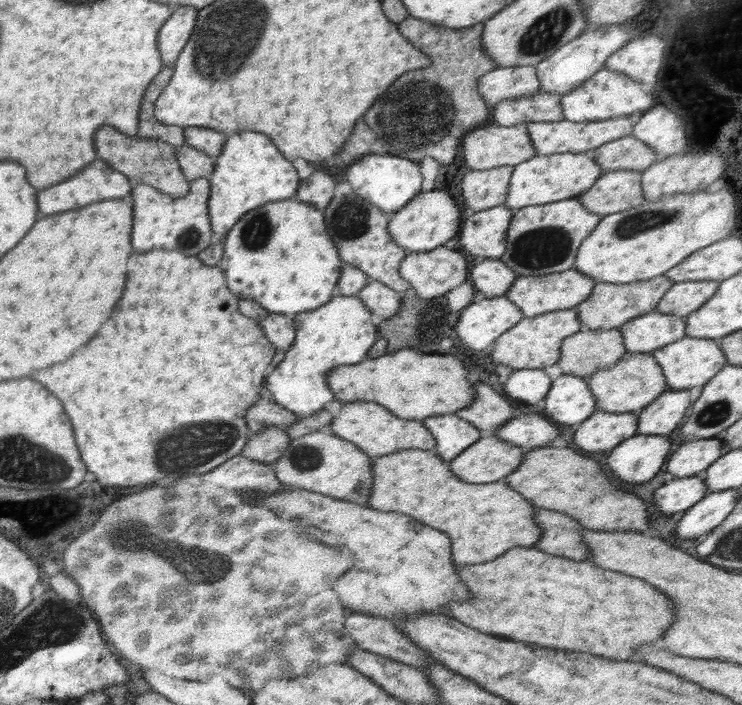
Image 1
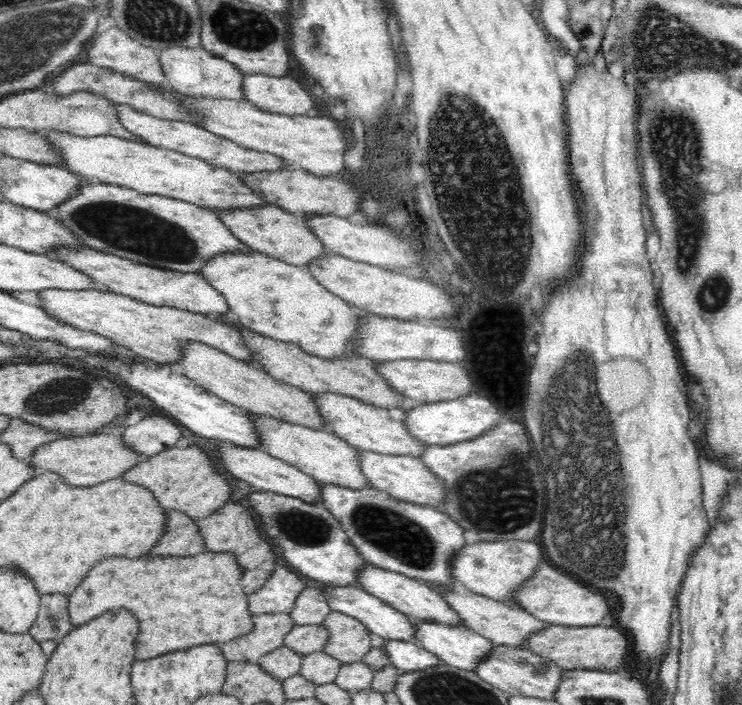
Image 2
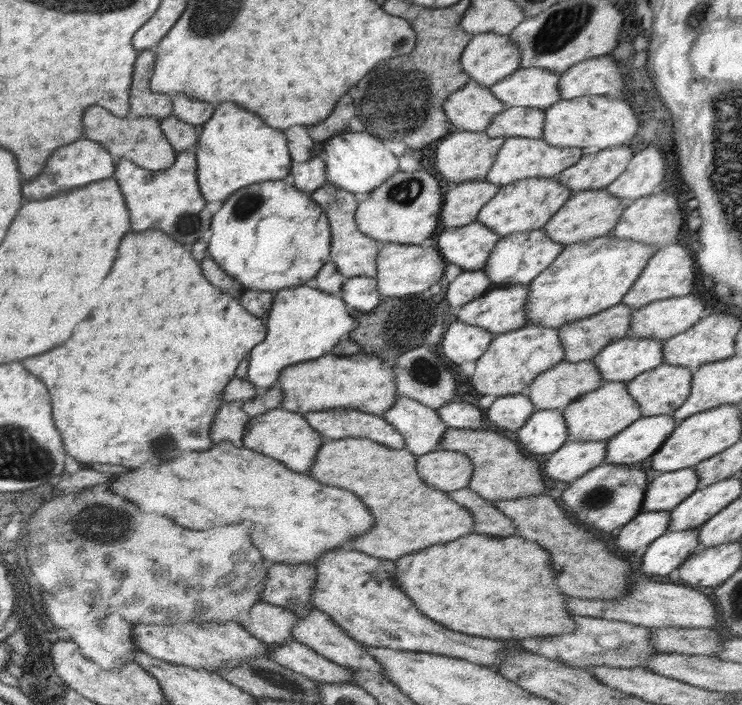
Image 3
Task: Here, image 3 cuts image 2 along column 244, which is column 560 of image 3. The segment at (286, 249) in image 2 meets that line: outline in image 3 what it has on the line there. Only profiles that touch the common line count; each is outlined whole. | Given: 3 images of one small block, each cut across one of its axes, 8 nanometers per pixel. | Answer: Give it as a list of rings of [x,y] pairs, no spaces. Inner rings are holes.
[[[605,188],[596,190],[582,190],[574,194],[564,203],[564,206],[555,212],[543,226],[548,238],[560,244],[570,245],[590,240],[598,236],[608,235],[616,226],[620,215],[625,208],[632,204],[628,198],[620,198],[610,194]]]

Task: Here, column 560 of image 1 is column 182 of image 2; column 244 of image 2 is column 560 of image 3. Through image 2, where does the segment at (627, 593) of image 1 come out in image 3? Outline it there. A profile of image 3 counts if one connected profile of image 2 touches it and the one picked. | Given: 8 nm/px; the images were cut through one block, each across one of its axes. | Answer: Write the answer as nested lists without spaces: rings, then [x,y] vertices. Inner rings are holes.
[[[474,533],[406,554],[396,560],[395,570],[396,584],[424,616],[456,632],[498,640],[547,637],[566,634],[576,628],[571,619],[575,615],[565,608],[566,594],[558,592],[555,576],[551,554],[537,542],[520,535],[492,537]]]

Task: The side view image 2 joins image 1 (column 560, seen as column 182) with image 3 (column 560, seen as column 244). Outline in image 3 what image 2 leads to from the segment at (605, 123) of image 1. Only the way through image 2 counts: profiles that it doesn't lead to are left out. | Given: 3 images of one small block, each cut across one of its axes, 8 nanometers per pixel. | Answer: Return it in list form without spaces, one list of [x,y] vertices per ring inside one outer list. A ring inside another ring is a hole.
[[[507,138],[500,147],[485,180],[501,187],[522,178],[550,178],[576,164],[588,151],[576,146],[552,146],[542,138]]]

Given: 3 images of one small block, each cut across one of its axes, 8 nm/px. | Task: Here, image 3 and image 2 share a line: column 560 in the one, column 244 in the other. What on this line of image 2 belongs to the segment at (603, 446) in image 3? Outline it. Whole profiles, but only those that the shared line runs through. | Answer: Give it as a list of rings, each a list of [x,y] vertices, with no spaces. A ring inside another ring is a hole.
[[[234,446],[234,448],[216,448],[218,460],[222,460],[222,466],[228,474],[248,482],[254,486],[254,490],[268,490],[286,496],[300,498],[301,501],[310,503],[322,503],[319,498],[320,482],[313,476],[303,473],[299,468],[274,458],[272,455],[252,448]]]

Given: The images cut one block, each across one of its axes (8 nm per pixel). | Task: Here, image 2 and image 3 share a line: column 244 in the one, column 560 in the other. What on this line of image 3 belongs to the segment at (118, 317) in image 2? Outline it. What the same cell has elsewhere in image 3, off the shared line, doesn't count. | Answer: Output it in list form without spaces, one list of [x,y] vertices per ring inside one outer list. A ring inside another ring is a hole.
[[[526,325],[519,330],[496,335],[486,352],[477,360],[472,386],[480,394],[506,396],[522,393],[544,371],[564,360],[558,330],[542,325]]]

